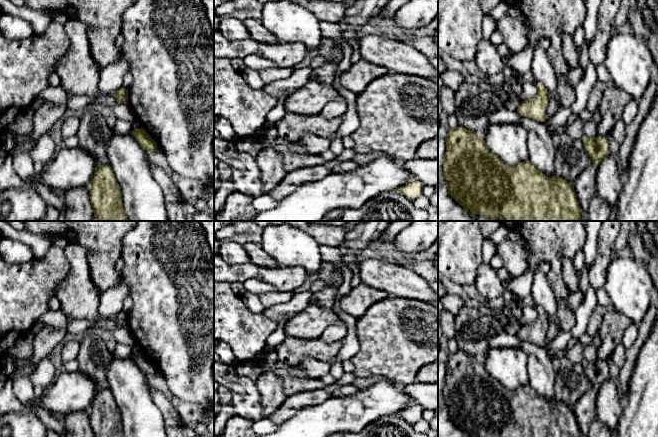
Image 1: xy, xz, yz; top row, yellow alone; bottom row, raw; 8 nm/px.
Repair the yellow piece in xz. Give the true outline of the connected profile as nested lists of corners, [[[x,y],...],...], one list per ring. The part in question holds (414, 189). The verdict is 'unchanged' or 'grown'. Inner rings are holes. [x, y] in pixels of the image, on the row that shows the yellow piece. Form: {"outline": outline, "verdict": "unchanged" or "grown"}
{"outline": [[[413,180],[409,184],[396,188],[394,192],[399,193],[410,200],[413,200],[422,195],[424,184],[420,181]]], "verdict": "unchanged"}

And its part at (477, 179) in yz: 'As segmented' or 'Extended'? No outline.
As segmented

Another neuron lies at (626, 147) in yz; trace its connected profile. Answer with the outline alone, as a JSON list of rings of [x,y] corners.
[[[654,64],[651,67],[650,83],[642,95],[641,100],[638,102],[638,112],[631,123],[626,125],[626,138],[624,142],[620,145],[618,161],[623,167],[623,173],[621,174],[624,180],[627,175],[627,170],[629,166],[629,158],[633,150],[636,136],[638,134],[639,128],[646,117],[652,99],[658,90],[658,67]]]

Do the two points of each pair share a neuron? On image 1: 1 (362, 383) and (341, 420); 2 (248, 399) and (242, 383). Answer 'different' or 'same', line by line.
1: different
2: same

